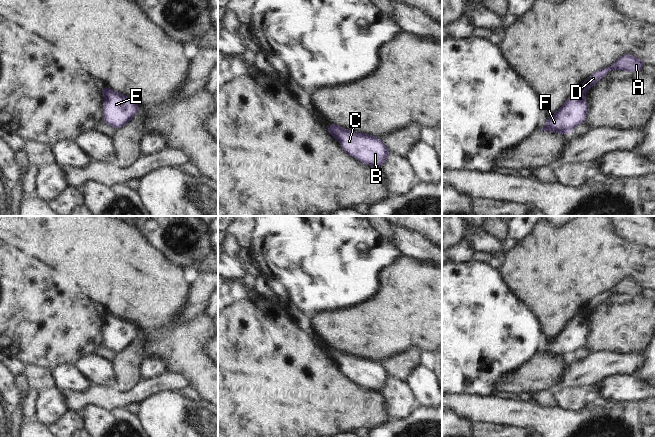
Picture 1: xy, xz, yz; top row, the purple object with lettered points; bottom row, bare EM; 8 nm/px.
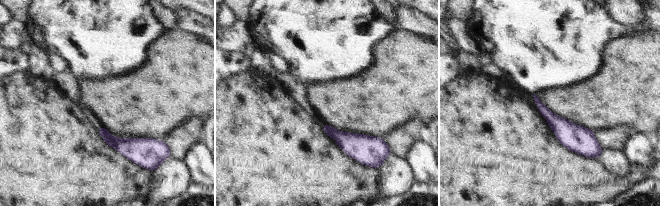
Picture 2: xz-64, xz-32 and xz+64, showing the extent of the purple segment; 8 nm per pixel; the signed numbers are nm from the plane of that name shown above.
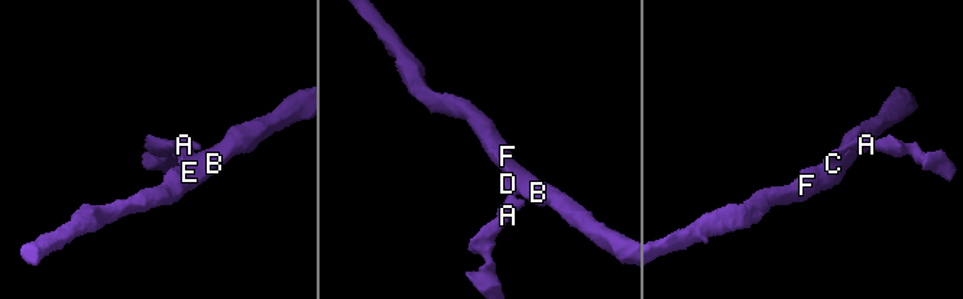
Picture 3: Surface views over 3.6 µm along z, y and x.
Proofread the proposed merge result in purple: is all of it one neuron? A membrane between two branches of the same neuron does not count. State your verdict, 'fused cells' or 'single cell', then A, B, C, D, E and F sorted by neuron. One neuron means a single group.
fused cells; groups A D / B C E F

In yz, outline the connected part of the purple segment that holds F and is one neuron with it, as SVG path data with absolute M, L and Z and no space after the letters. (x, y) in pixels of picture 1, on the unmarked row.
M574 316L561 330L556 338L548 339L546 349L542 355L552 355L561 358L571 358L572 353L583 348L587 339L585 318Z

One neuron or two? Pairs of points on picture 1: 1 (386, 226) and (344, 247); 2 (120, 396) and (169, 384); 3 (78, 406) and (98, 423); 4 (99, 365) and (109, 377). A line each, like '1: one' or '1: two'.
1: two
2: one
3: two
4: one

